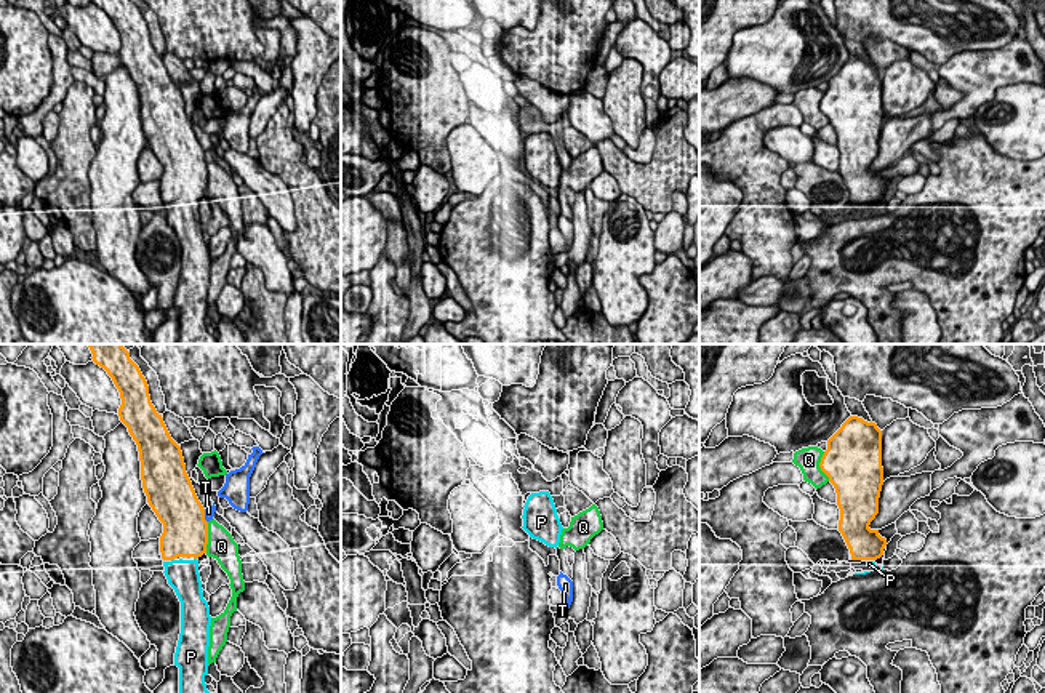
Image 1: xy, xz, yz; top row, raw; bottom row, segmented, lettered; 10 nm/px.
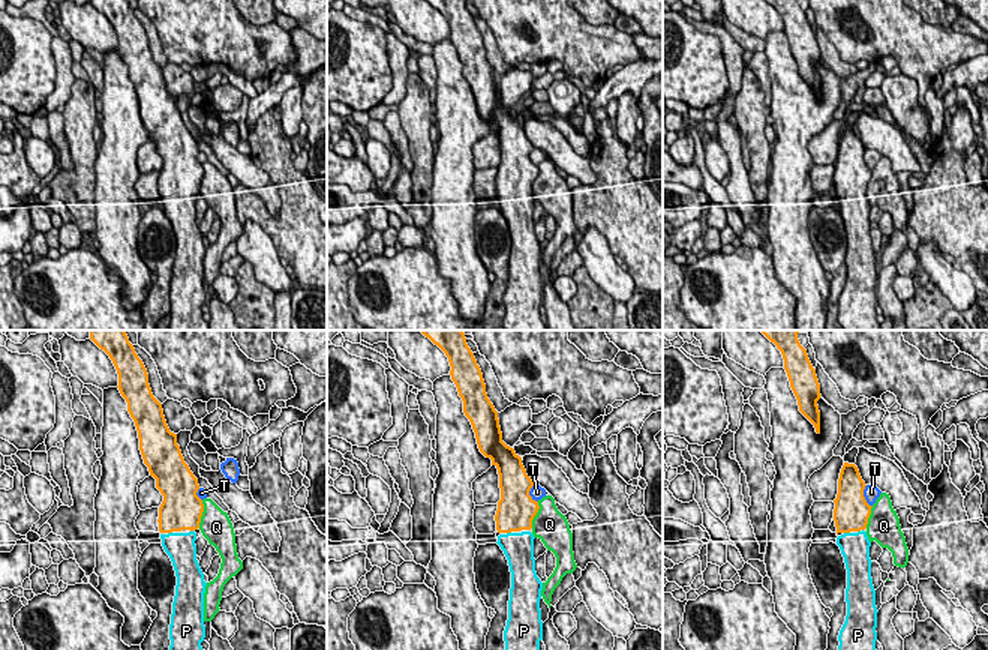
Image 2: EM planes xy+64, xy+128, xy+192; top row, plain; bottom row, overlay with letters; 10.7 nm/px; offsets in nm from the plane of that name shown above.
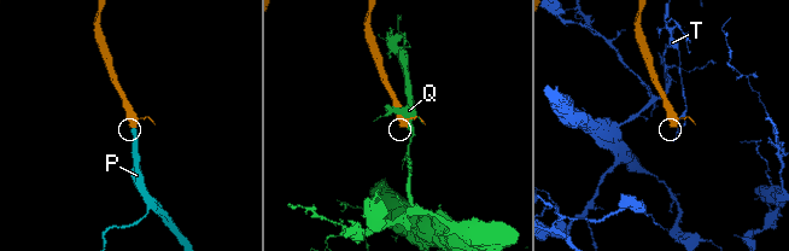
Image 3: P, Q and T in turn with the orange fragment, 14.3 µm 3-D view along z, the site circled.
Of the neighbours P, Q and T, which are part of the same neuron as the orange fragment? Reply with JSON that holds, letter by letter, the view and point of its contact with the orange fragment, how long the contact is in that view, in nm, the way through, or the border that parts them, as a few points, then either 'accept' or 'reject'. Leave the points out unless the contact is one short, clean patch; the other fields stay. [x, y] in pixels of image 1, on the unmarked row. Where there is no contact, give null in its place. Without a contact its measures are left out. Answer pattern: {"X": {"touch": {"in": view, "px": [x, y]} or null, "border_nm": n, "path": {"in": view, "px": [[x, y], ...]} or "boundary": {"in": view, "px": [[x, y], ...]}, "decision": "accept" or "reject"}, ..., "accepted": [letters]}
{"P": {"touch": null, "decision": "accept"}, "Q": {"touch": {"in": "xy", "px": [207, 180]}, "border_nm": 320, "decision": "reject"}, "T": {"touch": {"in": "xy", "px": [204, 157]}, "border_nm": 150, "decision": "reject"}, "accepted": ["P"]}

